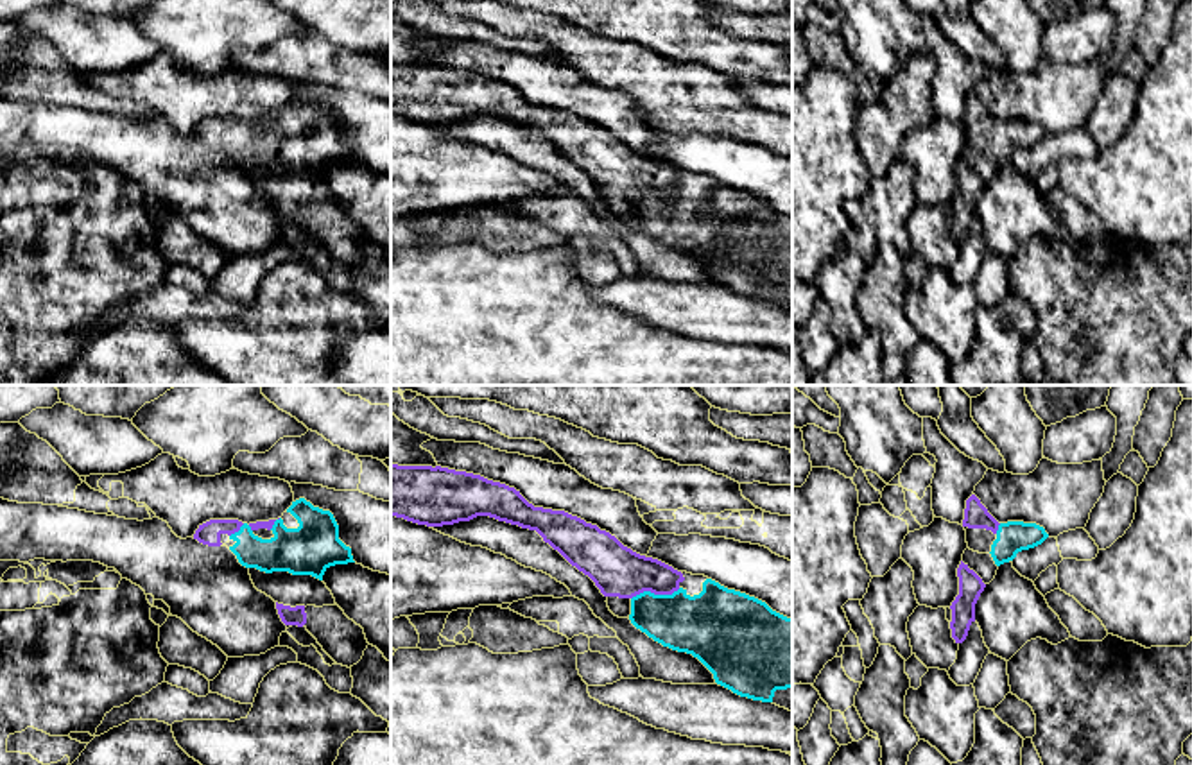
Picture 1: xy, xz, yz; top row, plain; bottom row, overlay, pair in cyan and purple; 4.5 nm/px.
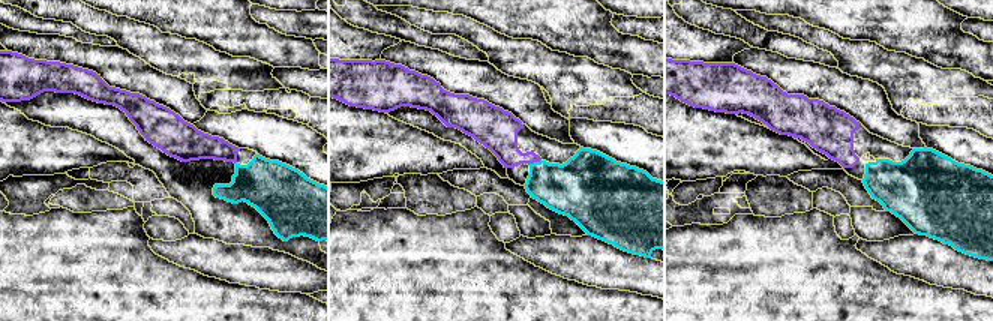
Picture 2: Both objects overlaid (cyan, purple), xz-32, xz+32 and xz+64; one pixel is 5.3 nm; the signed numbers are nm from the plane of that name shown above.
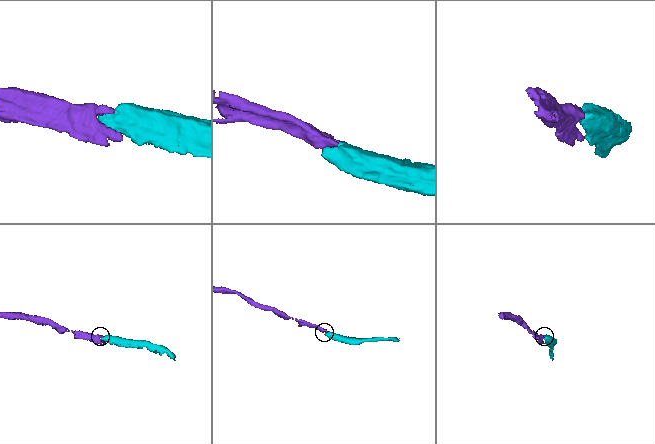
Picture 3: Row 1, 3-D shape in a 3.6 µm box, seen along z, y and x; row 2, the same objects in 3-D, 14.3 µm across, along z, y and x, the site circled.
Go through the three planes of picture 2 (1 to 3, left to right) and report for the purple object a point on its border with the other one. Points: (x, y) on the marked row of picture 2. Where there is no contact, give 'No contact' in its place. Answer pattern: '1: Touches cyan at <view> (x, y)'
1: No contact
2: Touches cyan at xz+32 (534, 162)
3: No contact

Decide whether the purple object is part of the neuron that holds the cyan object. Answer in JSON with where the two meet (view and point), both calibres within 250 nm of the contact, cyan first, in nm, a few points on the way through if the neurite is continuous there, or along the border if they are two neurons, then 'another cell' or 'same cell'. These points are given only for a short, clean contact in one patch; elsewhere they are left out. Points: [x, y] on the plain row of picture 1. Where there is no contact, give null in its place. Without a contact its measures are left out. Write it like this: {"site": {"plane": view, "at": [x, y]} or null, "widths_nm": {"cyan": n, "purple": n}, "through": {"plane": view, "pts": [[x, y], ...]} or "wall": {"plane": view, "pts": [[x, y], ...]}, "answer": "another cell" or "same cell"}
{"site": {"plane": "xz", "at": [653, 192]}, "widths_nm": {"cyan": 260, "purple": 220}, "through": {"plane": "xz", "pts": [[699, 223], [682, 221], [653, 192], [637, 176], [617, 169]]}, "answer": "same cell"}

